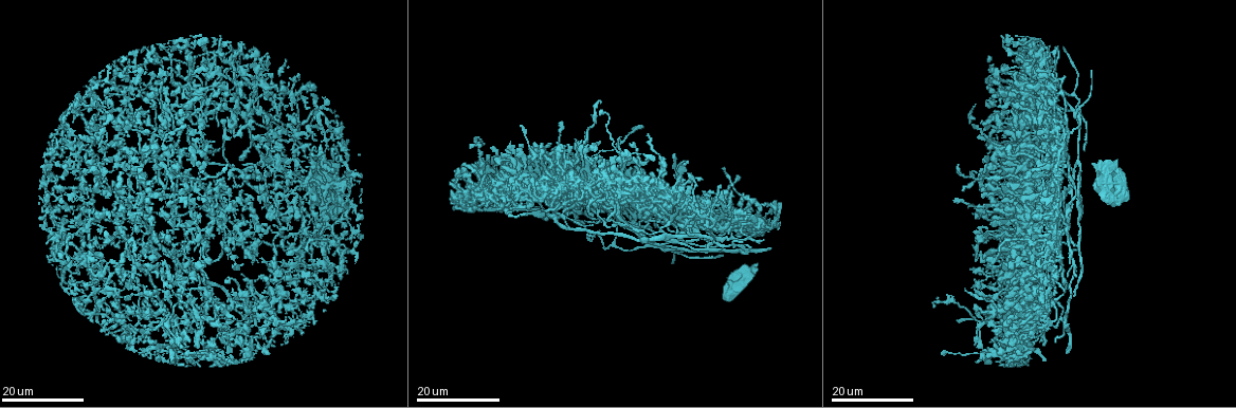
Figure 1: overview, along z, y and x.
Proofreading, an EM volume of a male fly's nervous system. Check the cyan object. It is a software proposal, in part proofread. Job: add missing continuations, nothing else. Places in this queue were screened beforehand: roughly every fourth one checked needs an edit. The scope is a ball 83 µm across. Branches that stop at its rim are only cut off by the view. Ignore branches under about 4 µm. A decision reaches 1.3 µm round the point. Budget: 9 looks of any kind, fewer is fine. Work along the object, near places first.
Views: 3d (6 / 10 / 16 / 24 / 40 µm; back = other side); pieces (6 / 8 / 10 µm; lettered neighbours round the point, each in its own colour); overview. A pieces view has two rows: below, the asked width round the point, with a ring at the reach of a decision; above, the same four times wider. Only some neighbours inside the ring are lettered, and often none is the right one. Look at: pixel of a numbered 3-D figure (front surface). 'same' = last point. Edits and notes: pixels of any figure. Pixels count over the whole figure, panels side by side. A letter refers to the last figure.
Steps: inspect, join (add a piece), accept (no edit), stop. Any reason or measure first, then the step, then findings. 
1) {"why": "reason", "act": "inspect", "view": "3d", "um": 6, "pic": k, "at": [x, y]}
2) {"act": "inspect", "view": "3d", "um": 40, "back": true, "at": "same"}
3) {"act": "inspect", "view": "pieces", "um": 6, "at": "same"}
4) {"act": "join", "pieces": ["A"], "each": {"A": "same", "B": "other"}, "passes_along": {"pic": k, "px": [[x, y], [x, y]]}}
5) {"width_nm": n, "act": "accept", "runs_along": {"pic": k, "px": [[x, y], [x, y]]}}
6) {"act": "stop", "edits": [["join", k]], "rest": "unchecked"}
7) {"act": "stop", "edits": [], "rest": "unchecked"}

{"why": "free end", "act": "inspect", "view": "3d", "um": 16, "pic": 1, "at": [233, 164]}

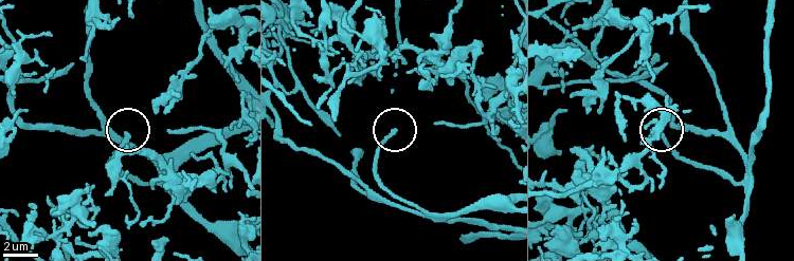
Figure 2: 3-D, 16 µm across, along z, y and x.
{"why": "what lies round it", "act": "inspect", "view": "pieces", "um": 6, "pic": 2, "at": [392, 131]}

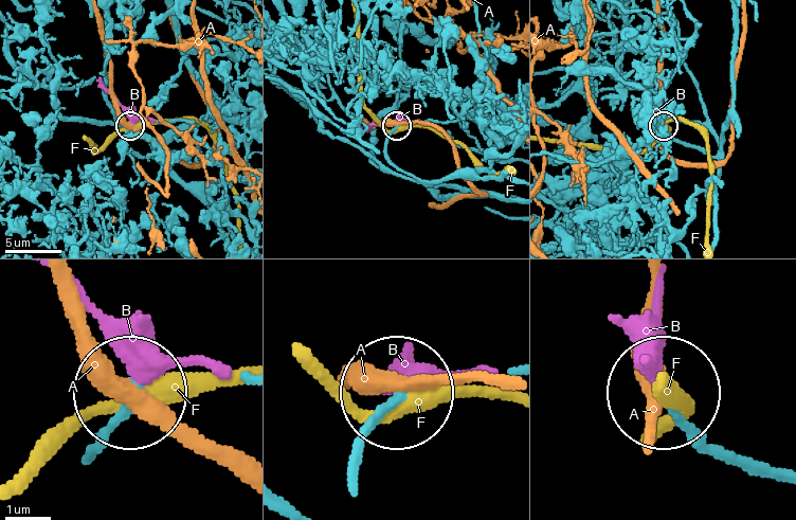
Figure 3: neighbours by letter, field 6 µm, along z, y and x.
{"act": "join", "pieces": ["B"], "each": {"A": "other", "B": "same", "F": "other"}, "passes_along": {"pic": 3, "px": [[91, 455], [129, 398], [137, 353], [79, 284]]}, "found": "the cell continues"}

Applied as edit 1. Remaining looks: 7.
{"why": "see it whole again", "act": "inspect", "view": "overview"}

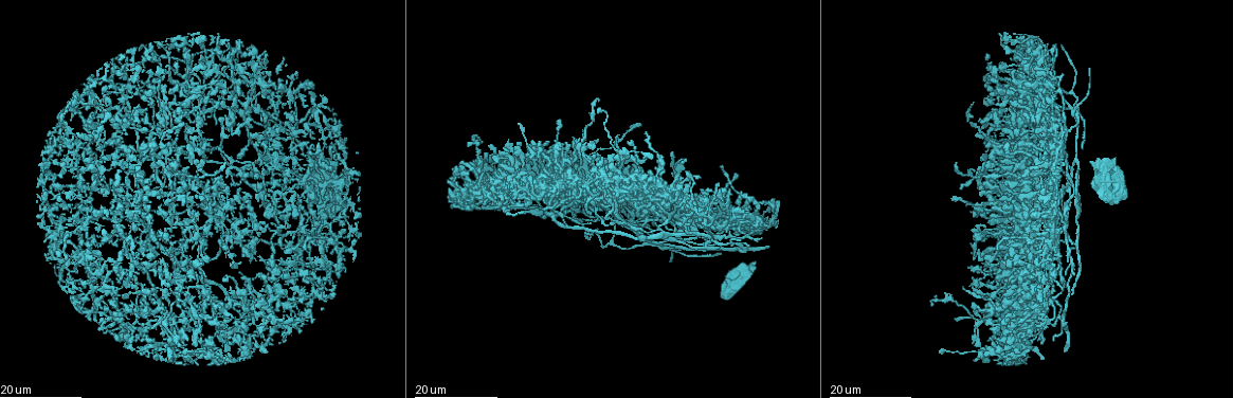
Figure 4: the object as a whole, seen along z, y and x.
{"why": "free end", "act": "inspect", "view": "3d", "um": 16, "pic": 4, "at": [267, 226]}

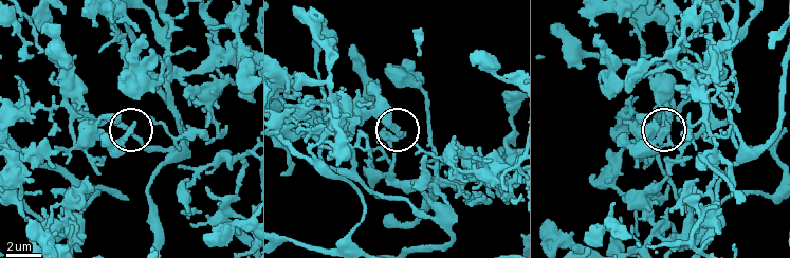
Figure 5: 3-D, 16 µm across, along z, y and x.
{"act": "inspect", "view": "pieces", "um": 8, "pic": 5, "at": [669, 124]}

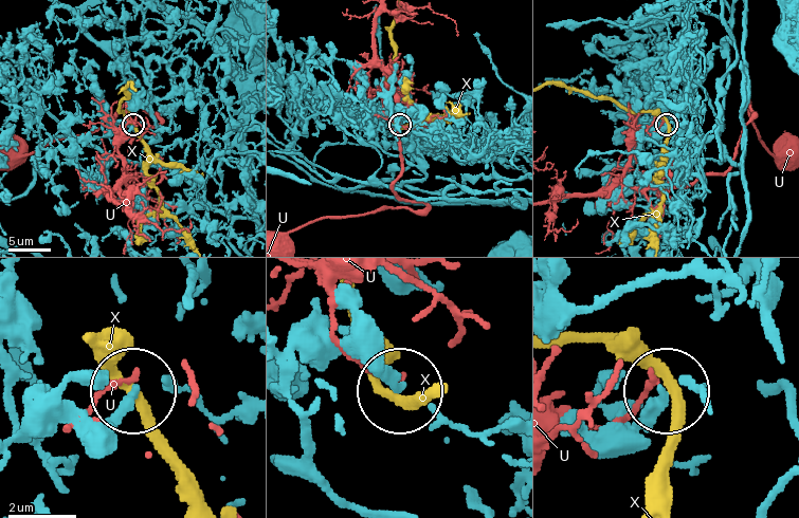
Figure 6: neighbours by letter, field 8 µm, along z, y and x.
{"act": "accept", "each": {"U": "other", "X": "other"}, "runs_along": {"pic": 6, "px": [[291, 376], [342, 343], [399, 391]]}, "found": "no lettered piece goes on from it"}

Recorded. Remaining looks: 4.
{"why": "free end", "act": "inspect", "view": "3d", "um": 16, "pic": 4, "at": [171, 228]}

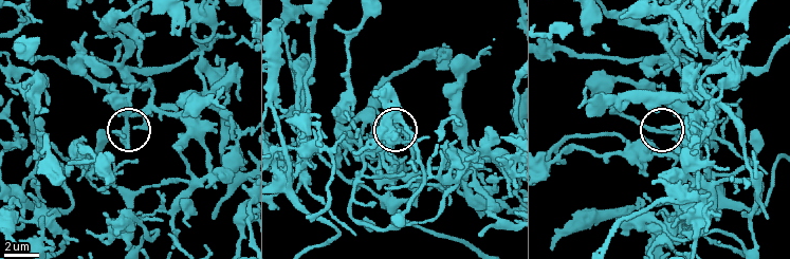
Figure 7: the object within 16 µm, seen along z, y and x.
{"act": "inspect", "view": "pieces", "um": 10, "pic": 7, "at": [663, 127]}

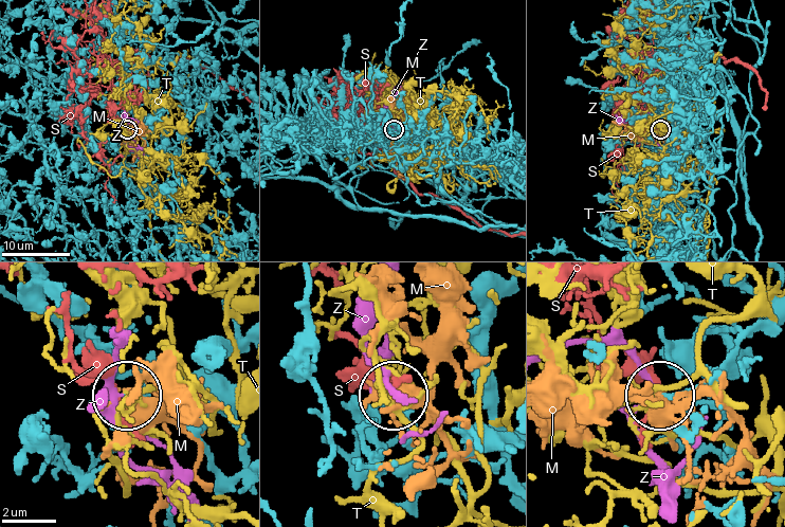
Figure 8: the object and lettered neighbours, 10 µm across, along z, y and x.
{"act": "join", "pieces": ["Z"], "each": {"M": "other", "S": "other", "T": "other", "Z": "same"}, "found": "the cell continues"}

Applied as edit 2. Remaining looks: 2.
{"act": "stop", "edits": [["join", 3], ["join", 8]], "rest": "unchecked"}

